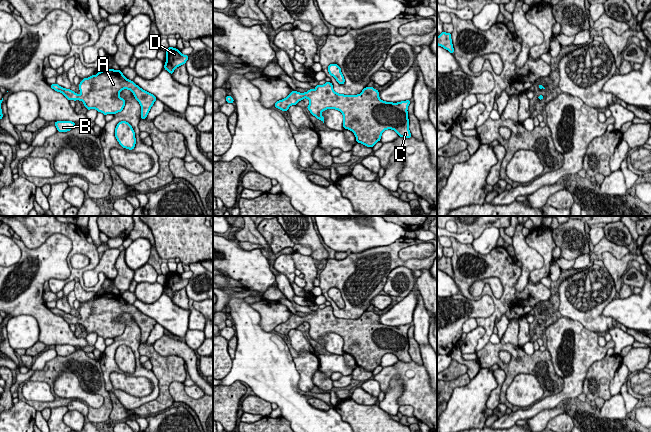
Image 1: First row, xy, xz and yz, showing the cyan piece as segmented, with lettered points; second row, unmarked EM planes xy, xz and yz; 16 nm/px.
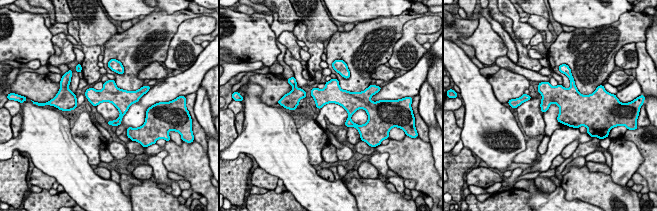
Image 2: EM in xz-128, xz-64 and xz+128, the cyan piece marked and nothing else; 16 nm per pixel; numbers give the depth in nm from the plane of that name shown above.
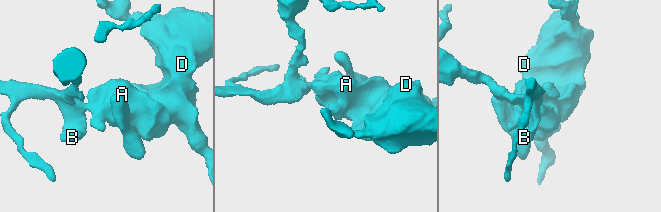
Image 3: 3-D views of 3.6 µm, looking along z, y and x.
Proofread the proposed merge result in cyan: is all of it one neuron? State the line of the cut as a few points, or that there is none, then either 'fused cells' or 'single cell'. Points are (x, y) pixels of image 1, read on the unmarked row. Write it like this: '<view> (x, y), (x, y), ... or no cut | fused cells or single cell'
no cut | single cell

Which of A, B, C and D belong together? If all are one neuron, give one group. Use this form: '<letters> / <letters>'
A B C D

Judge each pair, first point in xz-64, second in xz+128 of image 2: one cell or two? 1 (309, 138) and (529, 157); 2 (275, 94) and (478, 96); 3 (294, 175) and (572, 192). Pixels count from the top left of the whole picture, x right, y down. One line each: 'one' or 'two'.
1: one
2: two
3: two

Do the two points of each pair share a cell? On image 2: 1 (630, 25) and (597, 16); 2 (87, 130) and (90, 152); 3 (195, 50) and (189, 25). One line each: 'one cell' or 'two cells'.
1: two cells
2: one cell
3: one cell

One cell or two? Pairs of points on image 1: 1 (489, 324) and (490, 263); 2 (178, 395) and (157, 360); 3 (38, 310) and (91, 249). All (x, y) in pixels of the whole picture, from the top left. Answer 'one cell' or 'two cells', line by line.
1: one cell
2: two cells
3: two cells

